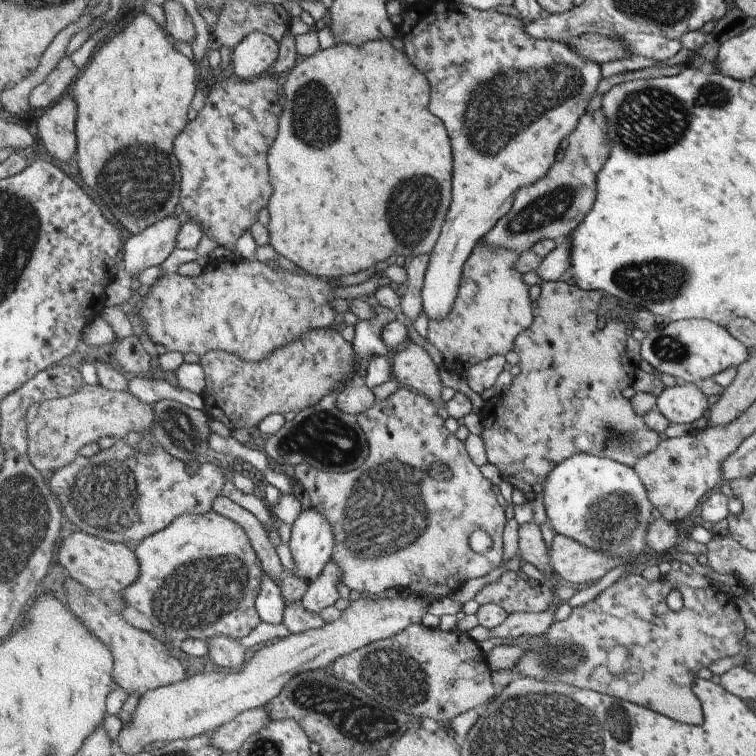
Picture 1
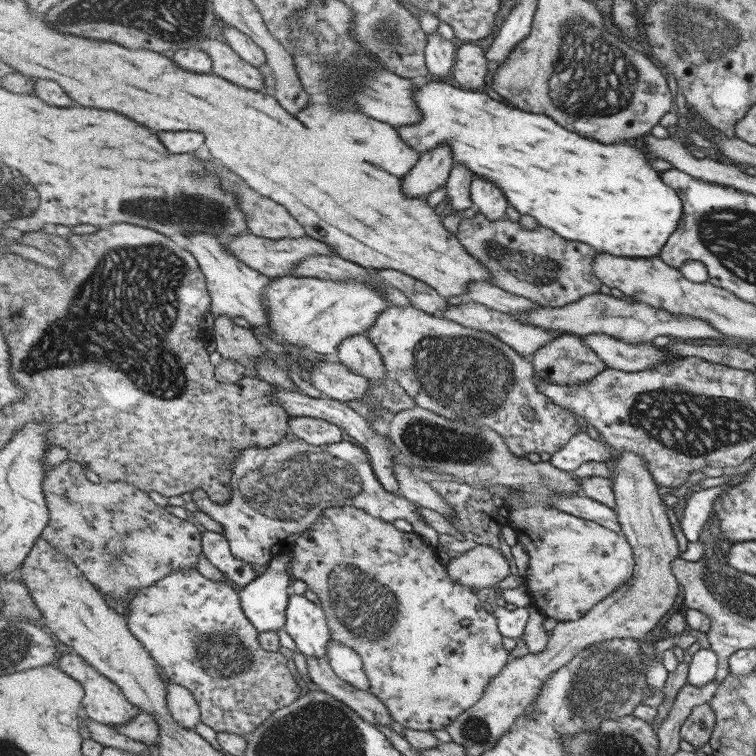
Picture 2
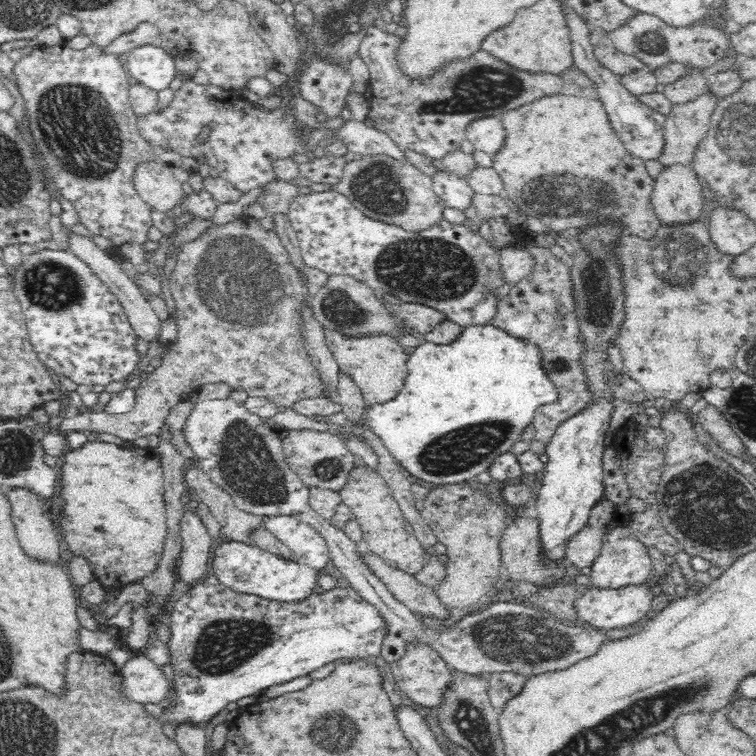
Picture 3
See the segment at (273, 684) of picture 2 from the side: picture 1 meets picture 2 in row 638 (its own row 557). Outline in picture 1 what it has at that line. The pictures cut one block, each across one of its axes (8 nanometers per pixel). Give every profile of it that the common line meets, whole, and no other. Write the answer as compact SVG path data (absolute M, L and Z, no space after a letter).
M214 510L206 515L182 515L167 528L144 538L135 552L142 566L140 577L119 595L128 606L147 616L154 630L168 640L196 638L208 642L219 635L239 639L261 624L256 600L262 589L264 564L246 530L233 519Z

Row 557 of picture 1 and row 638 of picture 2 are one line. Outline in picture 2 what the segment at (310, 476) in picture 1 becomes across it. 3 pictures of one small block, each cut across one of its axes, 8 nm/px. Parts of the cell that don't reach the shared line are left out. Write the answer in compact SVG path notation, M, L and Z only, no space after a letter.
M329 507L322 512L319 520L296 540L292 552L294 554L294 559L291 562L293 576L305 582L307 588L318 595L320 606L327 614L334 640L338 641L339 644L349 645L362 655L362 660L365 662L365 672L371 679L370 692L389 707L393 718L403 727L419 731L445 730L463 712L476 706L483 698L485 688L499 676L506 664L512 660L511 648L507 648L505 638L499 630L499 617L496 616L496 610L487 604L486 599L483 600L483 596L477 596L477 593L471 592L471 587L457 583L449 575L447 566L441 564L437 558L434 546L413 530L410 532L397 530L391 522L385 522L385 520L365 512L362 508Z

